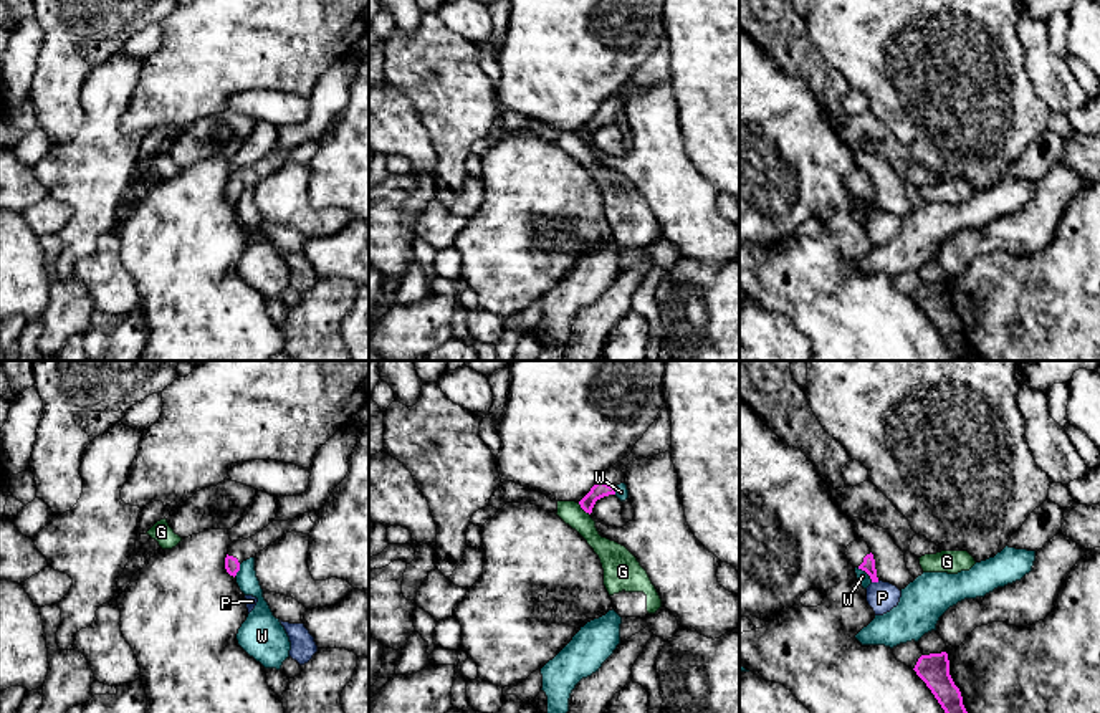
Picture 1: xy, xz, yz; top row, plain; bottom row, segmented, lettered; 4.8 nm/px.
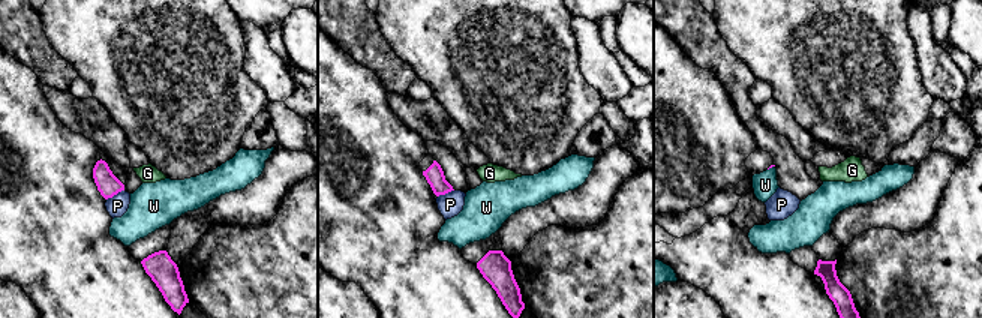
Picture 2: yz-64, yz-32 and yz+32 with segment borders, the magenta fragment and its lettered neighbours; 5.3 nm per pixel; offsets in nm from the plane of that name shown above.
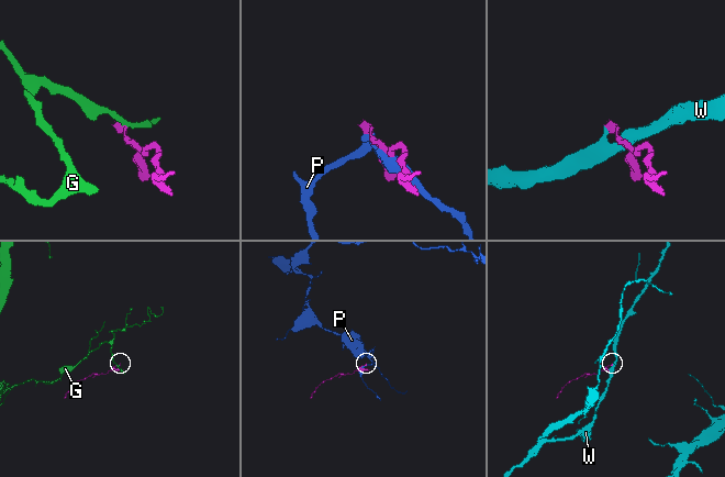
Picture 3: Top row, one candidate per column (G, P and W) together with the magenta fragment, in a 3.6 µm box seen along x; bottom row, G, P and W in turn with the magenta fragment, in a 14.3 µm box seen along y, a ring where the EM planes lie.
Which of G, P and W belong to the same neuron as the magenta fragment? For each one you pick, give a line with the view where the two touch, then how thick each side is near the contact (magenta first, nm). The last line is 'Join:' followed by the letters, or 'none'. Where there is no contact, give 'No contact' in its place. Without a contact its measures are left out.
Join: none

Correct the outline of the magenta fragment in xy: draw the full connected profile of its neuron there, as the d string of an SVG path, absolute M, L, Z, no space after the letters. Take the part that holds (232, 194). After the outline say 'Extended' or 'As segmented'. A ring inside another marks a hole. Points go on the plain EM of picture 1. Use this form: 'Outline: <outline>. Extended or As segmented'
Outline: M309 141L294 149L273 151L251 167L233 170L225 187L225 199L235 207L243 190L255 187L260 180L280 169L283 164L291 160L309 164L313 157L314 152L309 147Z. Extended

